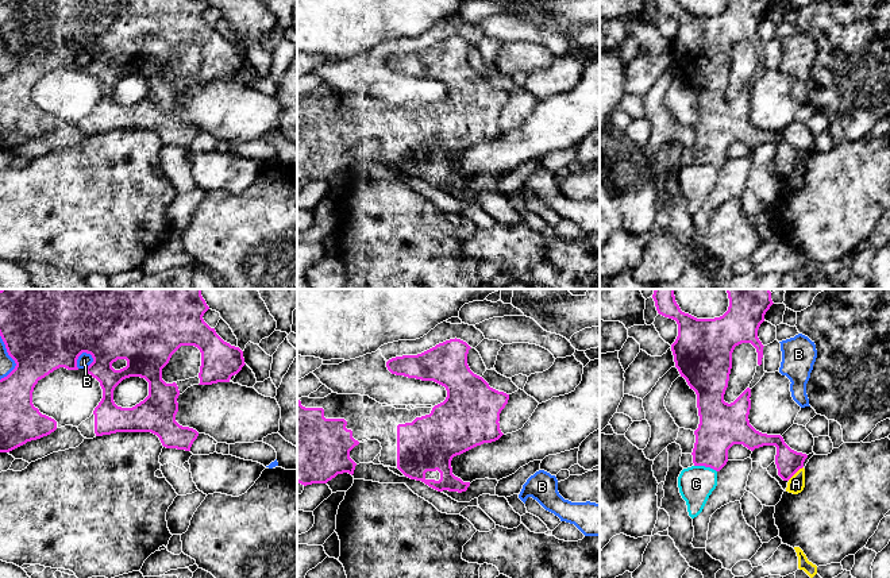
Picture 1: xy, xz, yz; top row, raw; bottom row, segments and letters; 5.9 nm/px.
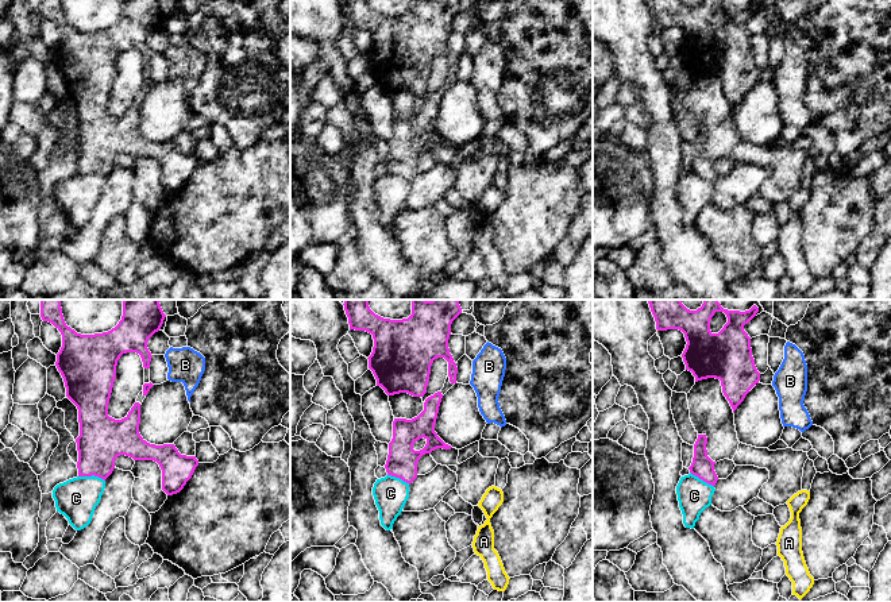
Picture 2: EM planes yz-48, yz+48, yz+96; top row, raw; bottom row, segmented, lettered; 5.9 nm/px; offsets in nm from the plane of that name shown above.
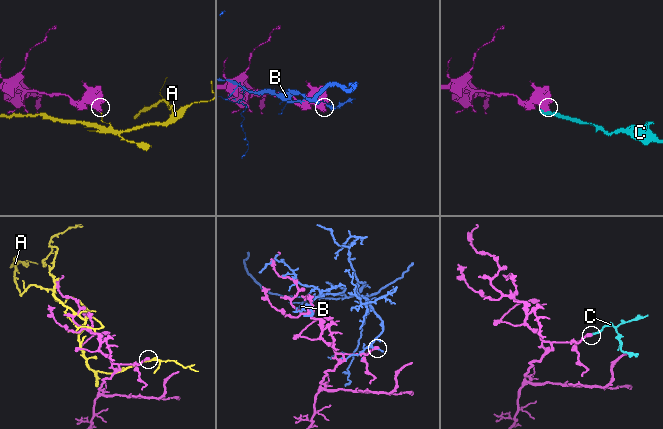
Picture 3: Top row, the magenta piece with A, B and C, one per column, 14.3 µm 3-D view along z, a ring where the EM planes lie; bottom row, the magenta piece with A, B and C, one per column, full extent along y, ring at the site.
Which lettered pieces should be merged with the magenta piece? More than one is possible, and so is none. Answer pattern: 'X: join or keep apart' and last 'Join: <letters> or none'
A: keep apart
B: keep apart
C: keep apart
Join: none

